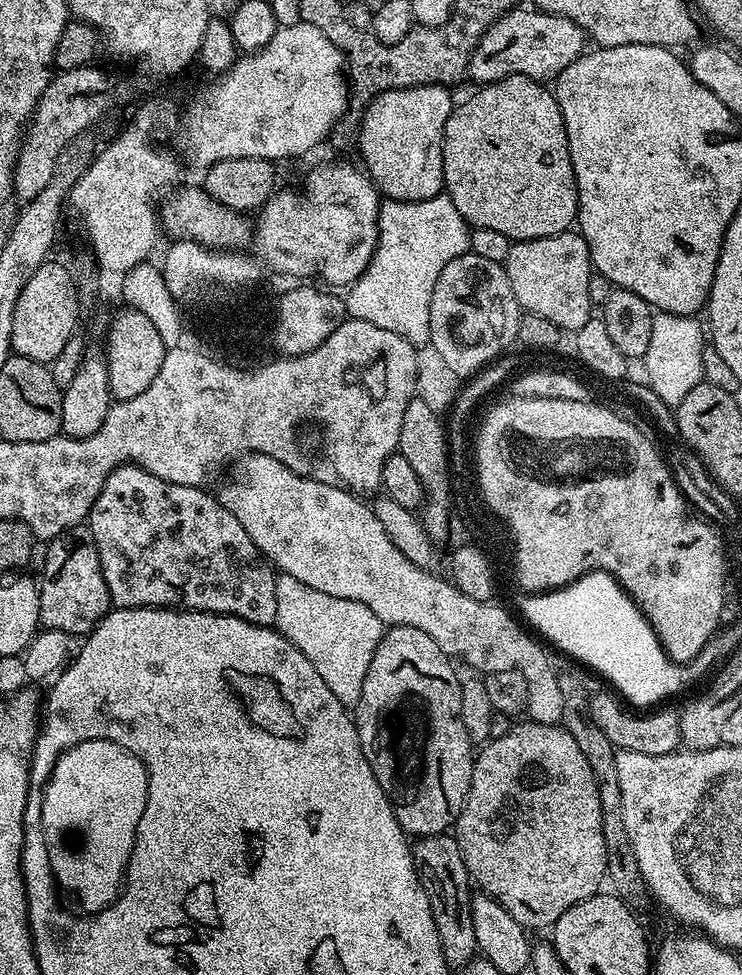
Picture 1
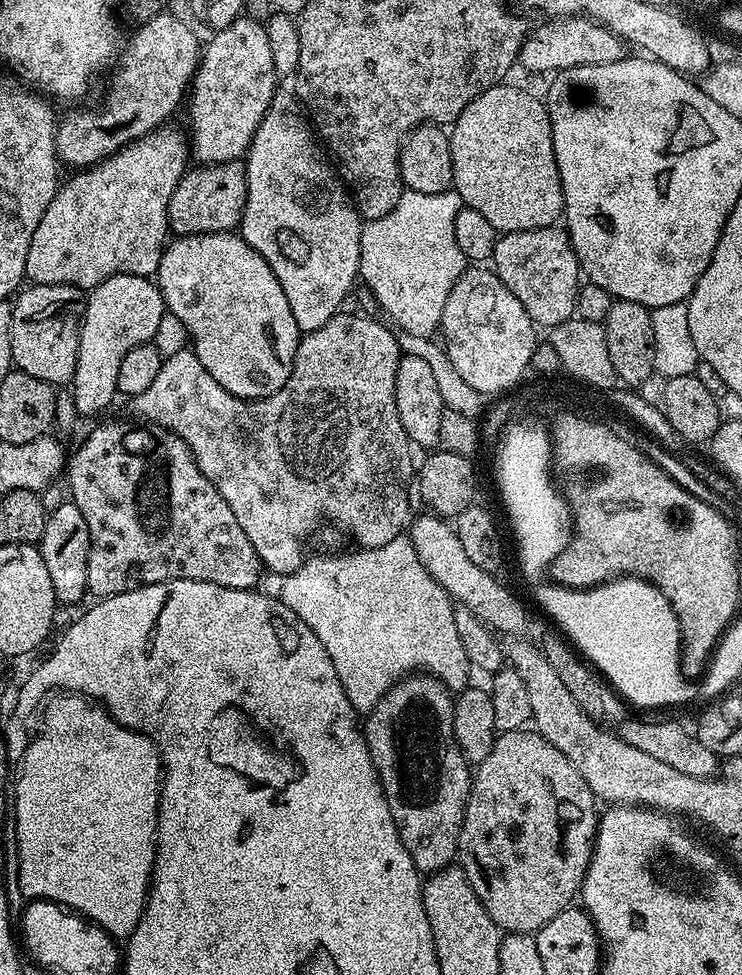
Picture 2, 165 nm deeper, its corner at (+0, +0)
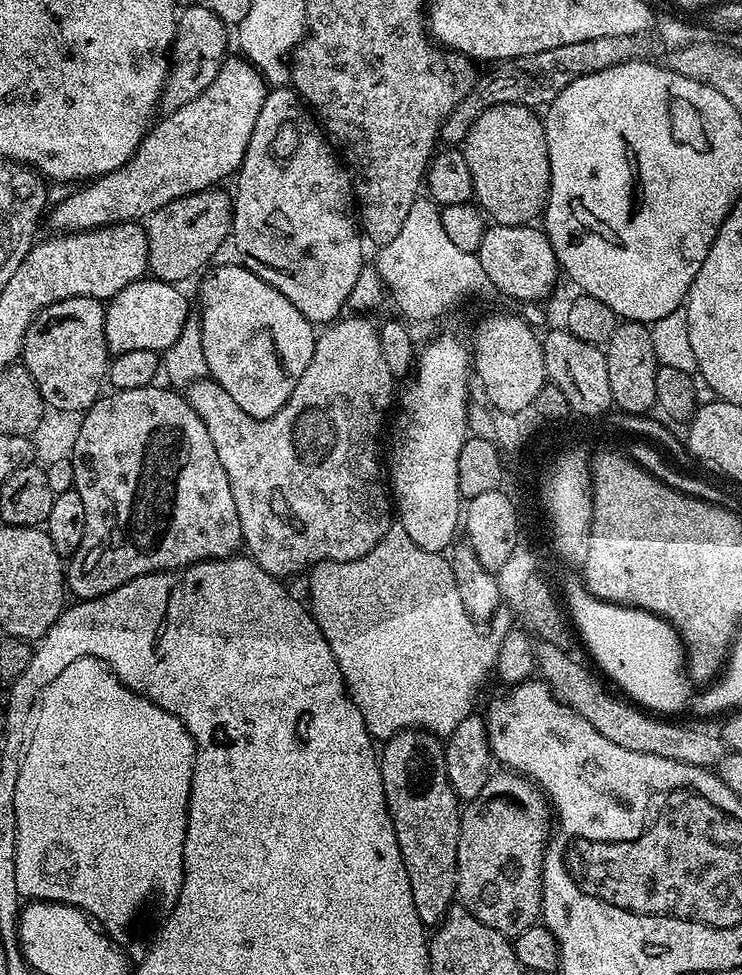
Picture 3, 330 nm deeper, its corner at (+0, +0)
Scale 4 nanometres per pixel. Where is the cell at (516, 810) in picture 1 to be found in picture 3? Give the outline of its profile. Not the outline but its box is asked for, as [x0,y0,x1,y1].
[456,770,553,938]

